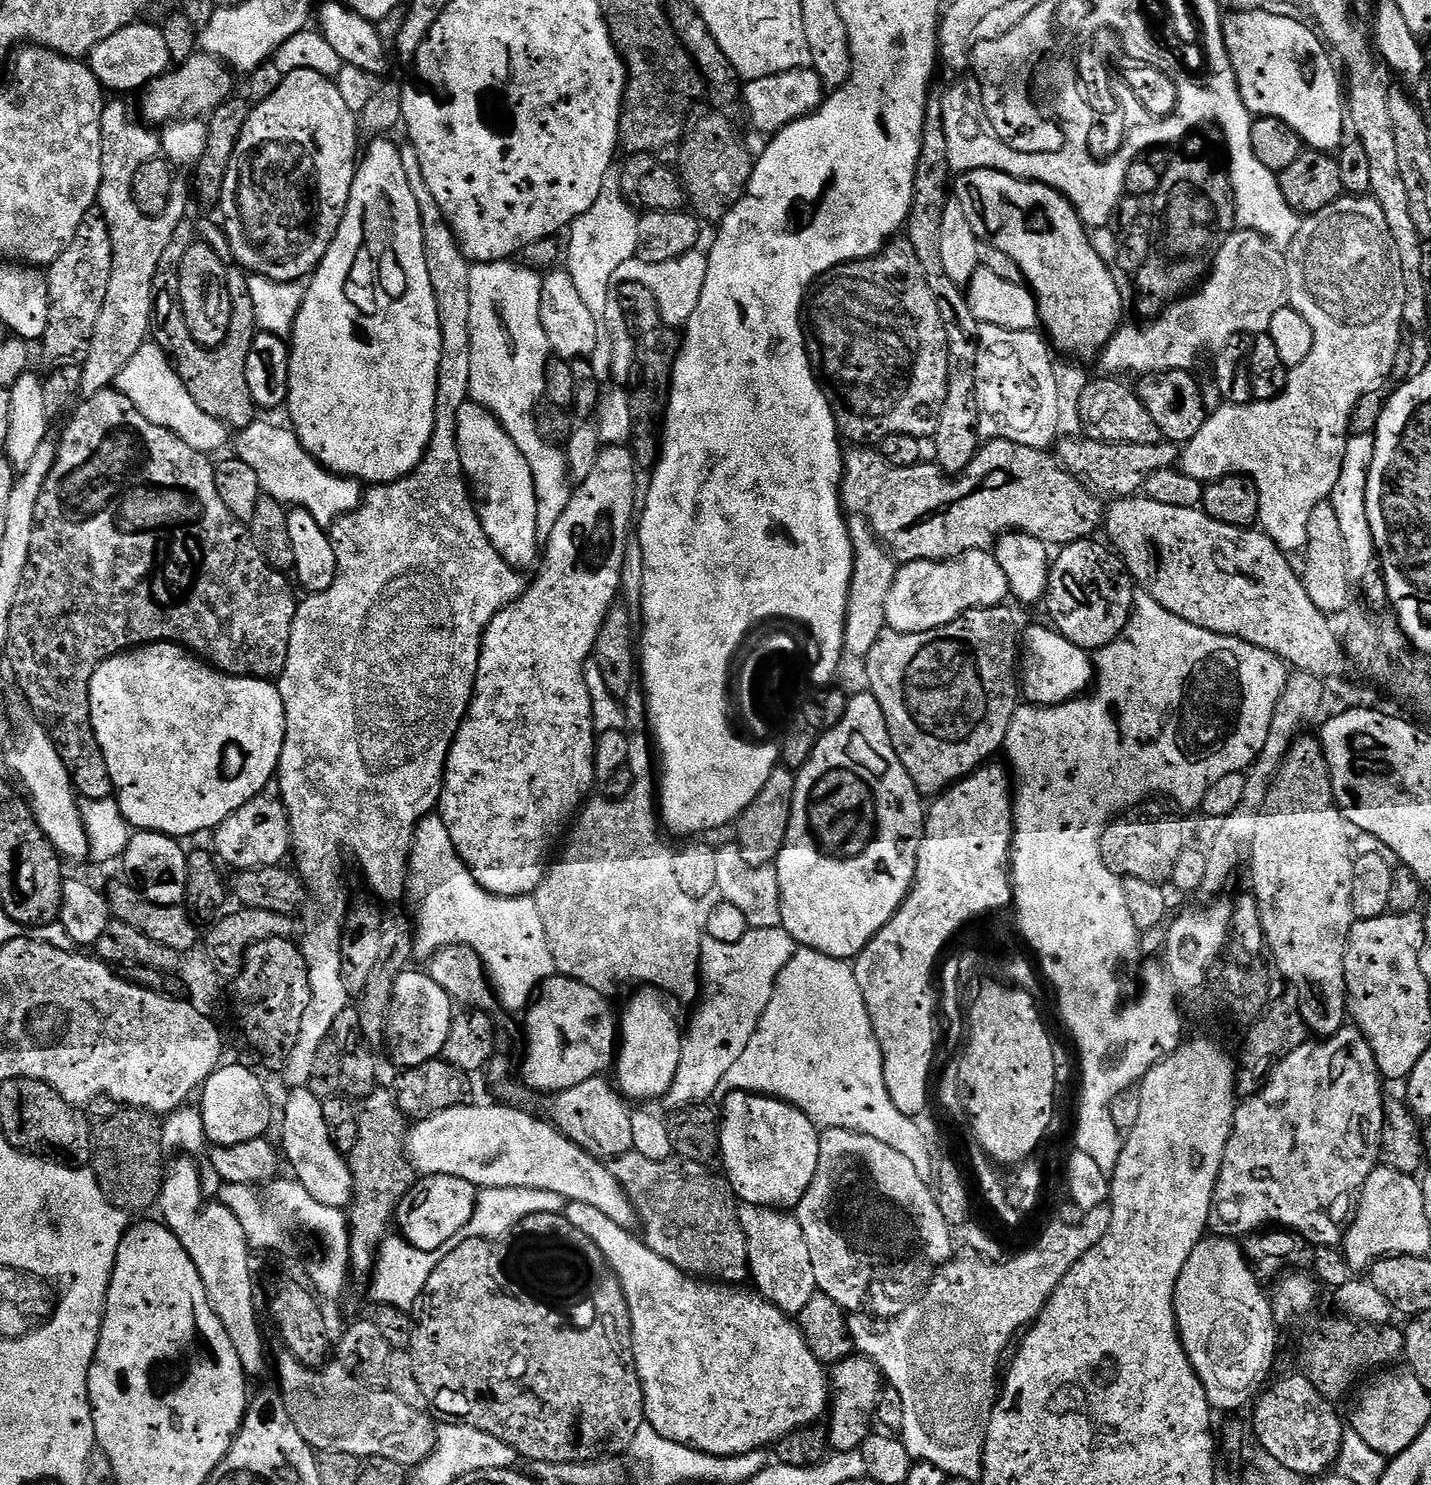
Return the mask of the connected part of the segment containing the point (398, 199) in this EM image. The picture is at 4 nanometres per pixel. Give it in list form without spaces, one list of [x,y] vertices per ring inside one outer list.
[[[376,138],[371,141],[372,144],[363,149],[362,159],[359,161],[356,169],[356,177],[350,186],[350,202],[344,211],[344,217],[340,223],[338,234],[334,238],[334,242],[330,246],[330,250],[326,250],[326,254],[322,258],[322,262],[317,266],[316,271],[312,273],[306,284],[304,301],[300,307],[298,318],[292,327],[292,335],[290,337],[290,374],[288,375],[288,403],[286,405],[286,413],[292,419],[291,427],[294,429],[297,438],[300,439],[301,446],[305,448],[320,464],[323,464],[329,471],[336,473],[339,476],[352,477],[353,480],[359,480],[365,485],[373,484],[393,484],[395,480],[400,480],[404,476],[409,476],[422,462],[424,452],[428,448],[428,443],[432,437],[434,430],[434,418],[436,417],[436,391],[438,390],[438,378],[440,377],[440,363],[442,362],[442,334],[440,333],[440,319],[438,318],[438,302],[434,298],[434,286],[430,286],[430,270],[426,270],[426,250],[424,249],[424,239],[422,238],[422,218],[418,210],[418,202],[414,198],[414,190],[410,190],[410,181],[406,179],[406,170],[402,170],[402,154],[398,144],[388,140],[392,138]]]

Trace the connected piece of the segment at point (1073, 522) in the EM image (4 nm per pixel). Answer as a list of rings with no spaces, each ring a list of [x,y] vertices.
[[[989,440],[981,443],[980,451],[966,466],[966,470],[960,473],[958,478],[953,478],[945,474],[940,465],[935,462],[921,462],[909,468],[892,468],[890,462],[886,462],[880,457],[879,451],[868,446],[852,446],[844,454],[844,482],[842,485],[842,504],[849,513],[857,512],[860,516],[865,516],[872,523],[872,528],[876,531],[875,536],[882,544],[886,545],[897,561],[907,562],[911,560],[955,560],[963,552],[978,552],[988,550],[995,545],[998,537],[1005,532],[1025,532],[1034,538],[1038,538],[1042,543],[1049,546],[1063,546],[1073,544],[1076,540],[1091,537],[1092,532],[1101,531],[1106,520],[1106,504],[1103,499],[1084,481],[1072,475],[1058,463],[1057,457],[1051,451],[1042,448],[1031,448],[1022,446],[1018,442],[1009,440]]]

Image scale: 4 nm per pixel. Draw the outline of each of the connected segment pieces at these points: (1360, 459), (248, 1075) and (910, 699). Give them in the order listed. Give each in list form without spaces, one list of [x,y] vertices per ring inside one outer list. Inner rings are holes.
[[[1349,437],[1346,455],[1342,462],[1342,471],[1338,482],[1329,496],[1328,502],[1334,506],[1335,514],[1341,521],[1342,532],[1345,534],[1345,544],[1348,548],[1348,566],[1351,583],[1359,584],[1366,576],[1370,566],[1377,561],[1376,543],[1370,529],[1370,520],[1366,515],[1366,486],[1369,480],[1369,468],[1373,464],[1375,437]]]
[[[244,1064],[223,1065],[201,1089],[205,1137],[217,1147],[238,1146],[261,1139],[272,1124],[272,1102],[259,1076]]]
[[[997,606],[995,608],[972,608],[964,612],[954,622],[946,626],[938,626],[934,630],[926,630],[922,633],[900,633],[885,630],[874,642],[870,654],[863,661],[864,668],[868,671],[867,691],[872,693],[873,698],[882,706],[882,718],[886,718],[886,730],[890,730],[890,742],[902,762],[906,766],[906,774],[914,782],[914,786],[920,792],[921,797],[935,798],[940,793],[951,788],[963,780],[965,776],[975,772],[977,768],[989,763],[997,751],[1003,749],[1006,730],[1010,730],[1010,718],[1014,718],[1018,707],[1018,628],[1016,620],[1008,606]]]

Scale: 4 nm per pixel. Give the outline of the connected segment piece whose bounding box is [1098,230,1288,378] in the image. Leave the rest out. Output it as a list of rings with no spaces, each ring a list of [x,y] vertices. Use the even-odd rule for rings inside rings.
[[[1233,232],[1218,250],[1210,275],[1198,290],[1169,304],[1159,316],[1145,323],[1145,328],[1121,323],[1100,353],[1098,364],[1112,378],[1127,377],[1127,372],[1187,372],[1195,369],[1196,359],[1203,352],[1216,352],[1243,332],[1267,333],[1274,314],[1288,304],[1288,266],[1285,253],[1283,256],[1280,252],[1283,251],[1259,232]]]

